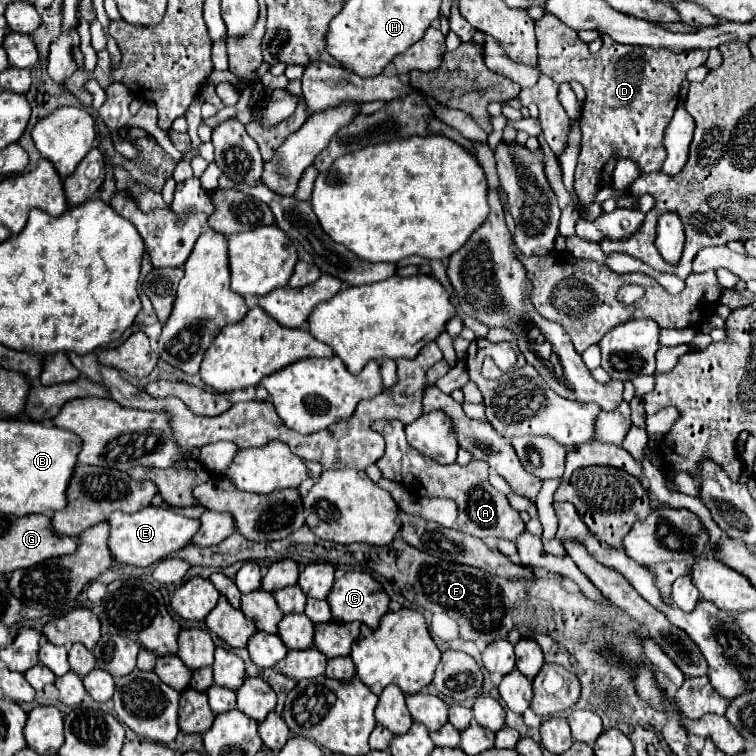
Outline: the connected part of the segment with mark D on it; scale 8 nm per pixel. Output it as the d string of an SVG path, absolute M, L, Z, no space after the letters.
M544 14L535 21L535 32L538 66L526 66L510 60L500 42L488 34L484 34L484 60L490 70L512 78L522 88L534 86L538 82L538 74L546 74L554 82L572 80L584 86L586 102L582 110L582 150L574 174L574 192L580 205L585 207L594 202L600 190L600 172L606 160L614 154L636 160L640 170L660 170L666 156L664 130L674 116L680 82L686 78L690 68L706 62L708 50L692 50L688 56L688 52L676 54L666 48L656 50L648 46L618 44L604 34L602 50L592 54L577 32L550 14Z

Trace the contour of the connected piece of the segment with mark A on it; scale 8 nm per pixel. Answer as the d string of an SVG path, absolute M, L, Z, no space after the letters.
M398 420L392 422L376 422L374 428L384 436L386 440L386 452L384 456L376 462L382 476L390 478L408 490L412 490L418 496L428 496L428 498L450 498L458 504L458 530L470 536L476 536L480 540L490 540L490 538L506 538L506 540L516 540L520 534L526 532L526 524L520 518L520 512L514 510L504 494L500 494L490 482L488 482L488 470L490 466L482 460L472 460L466 466L460 464L438 464L432 458L420 454L416 448L412 448L406 442L404 436L404 424Z

